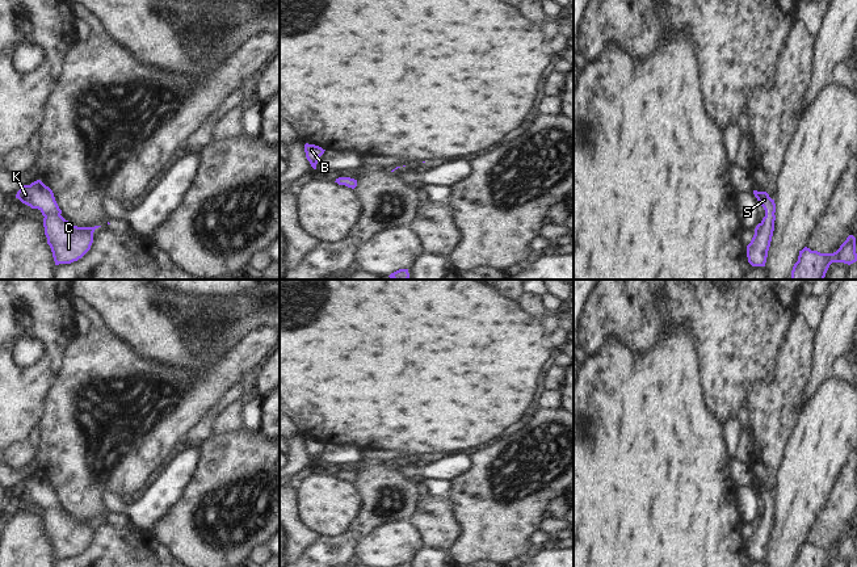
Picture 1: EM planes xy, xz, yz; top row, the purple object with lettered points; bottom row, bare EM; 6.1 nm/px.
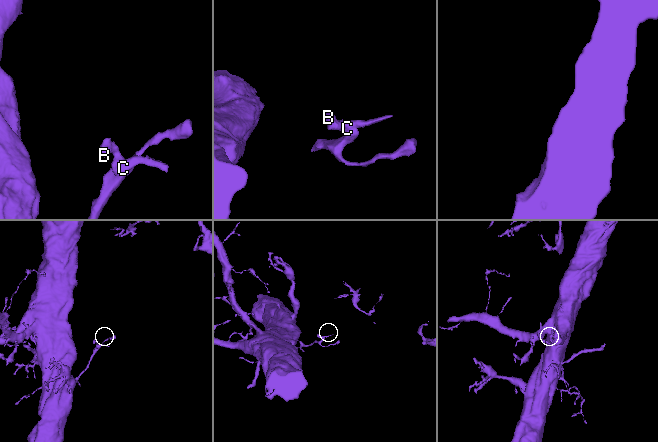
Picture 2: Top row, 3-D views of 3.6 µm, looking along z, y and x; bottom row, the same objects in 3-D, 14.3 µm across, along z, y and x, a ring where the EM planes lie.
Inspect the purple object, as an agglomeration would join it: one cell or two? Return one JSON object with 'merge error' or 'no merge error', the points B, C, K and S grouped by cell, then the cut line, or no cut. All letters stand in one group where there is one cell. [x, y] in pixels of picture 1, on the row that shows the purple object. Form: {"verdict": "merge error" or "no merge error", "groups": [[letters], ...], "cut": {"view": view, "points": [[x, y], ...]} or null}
{"verdict": "no merge error", "groups": [["B", "C", "K", "S"]], "cut": null}

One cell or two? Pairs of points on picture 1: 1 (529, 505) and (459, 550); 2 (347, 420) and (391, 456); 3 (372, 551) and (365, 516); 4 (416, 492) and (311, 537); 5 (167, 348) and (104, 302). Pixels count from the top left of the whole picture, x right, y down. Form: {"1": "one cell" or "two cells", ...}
{"1": "one cell", "2": "two cells", "3": "two cells", "4": "two cells", "5": "one cell"}

